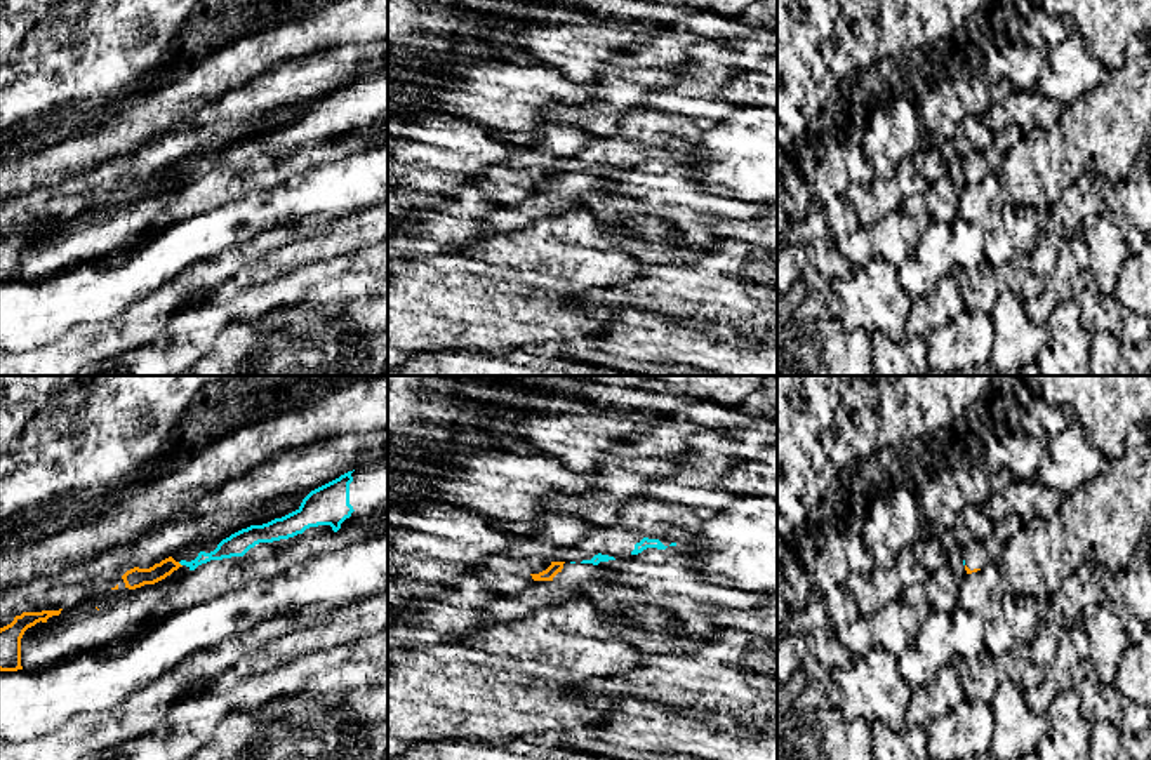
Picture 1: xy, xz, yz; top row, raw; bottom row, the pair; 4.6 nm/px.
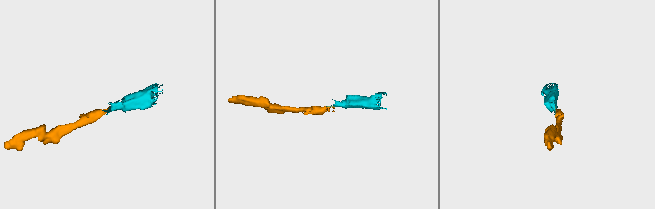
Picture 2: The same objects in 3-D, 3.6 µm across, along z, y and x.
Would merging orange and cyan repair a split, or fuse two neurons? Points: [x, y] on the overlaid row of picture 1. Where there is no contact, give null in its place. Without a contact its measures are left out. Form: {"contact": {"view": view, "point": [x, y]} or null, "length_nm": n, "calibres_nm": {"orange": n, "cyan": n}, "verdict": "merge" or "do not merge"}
{"contact": {"view": "xy", "point": [179, 564]}, "length_nm": 30, "calibres_nm": {"orange": 90, "cyan": 90}, "verdict": "do not merge"}

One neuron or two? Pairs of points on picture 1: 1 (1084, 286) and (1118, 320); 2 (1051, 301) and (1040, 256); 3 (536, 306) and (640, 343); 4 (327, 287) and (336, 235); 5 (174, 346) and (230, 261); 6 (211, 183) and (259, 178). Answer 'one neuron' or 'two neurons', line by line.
1: one neuron
2: two neurons
3: one neuron
4: two neurons
5: two neurons
6: one neuron

